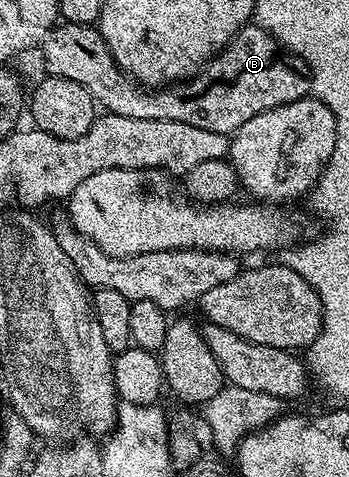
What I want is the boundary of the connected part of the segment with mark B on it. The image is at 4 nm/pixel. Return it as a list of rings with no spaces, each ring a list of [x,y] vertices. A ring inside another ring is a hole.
[[[60,23],[44,38],[44,65],[47,72],[54,77],[70,79],[88,89],[92,100],[101,110],[114,115],[126,115],[130,119],[166,119],[174,123],[190,123],[192,127],[202,127],[206,131],[218,131],[231,135],[242,127],[254,115],[262,115],[262,111],[270,111],[279,105],[301,101],[309,96],[312,79],[308,76],[308,65],[301,57],[294,57],[285,51],[280,42],[272,38],[266,29],[255,23],[249,23],[236,34],[234,40],[216,54],[200,72],[191,77],[177,81],[171,85],[156,87],[149,91],[139,81],[132,80],[123,69],[118,67],[110,47],[102,39],[99,28],[90,25],[70,25]]]

